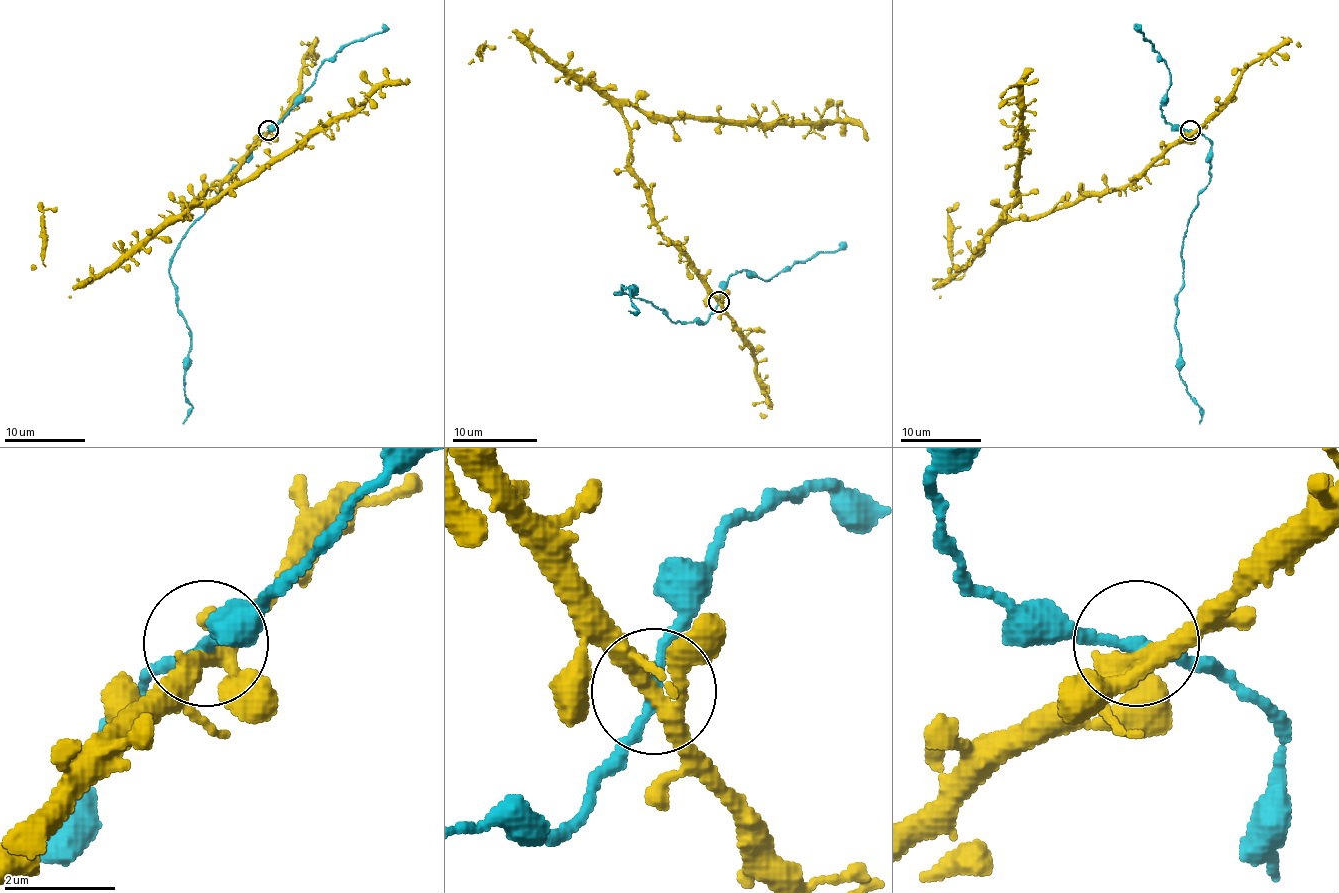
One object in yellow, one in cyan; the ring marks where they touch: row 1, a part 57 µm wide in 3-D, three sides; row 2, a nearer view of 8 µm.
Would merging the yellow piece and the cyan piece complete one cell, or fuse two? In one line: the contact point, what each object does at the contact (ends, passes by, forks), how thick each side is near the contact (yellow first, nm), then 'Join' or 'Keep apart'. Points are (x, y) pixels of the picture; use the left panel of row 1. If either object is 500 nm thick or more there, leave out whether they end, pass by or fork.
Place: (268, 130). At the ring yellow forks. At the ring cyan passes by. Thickness 320 nm (yellow) against 190 nm. Join

